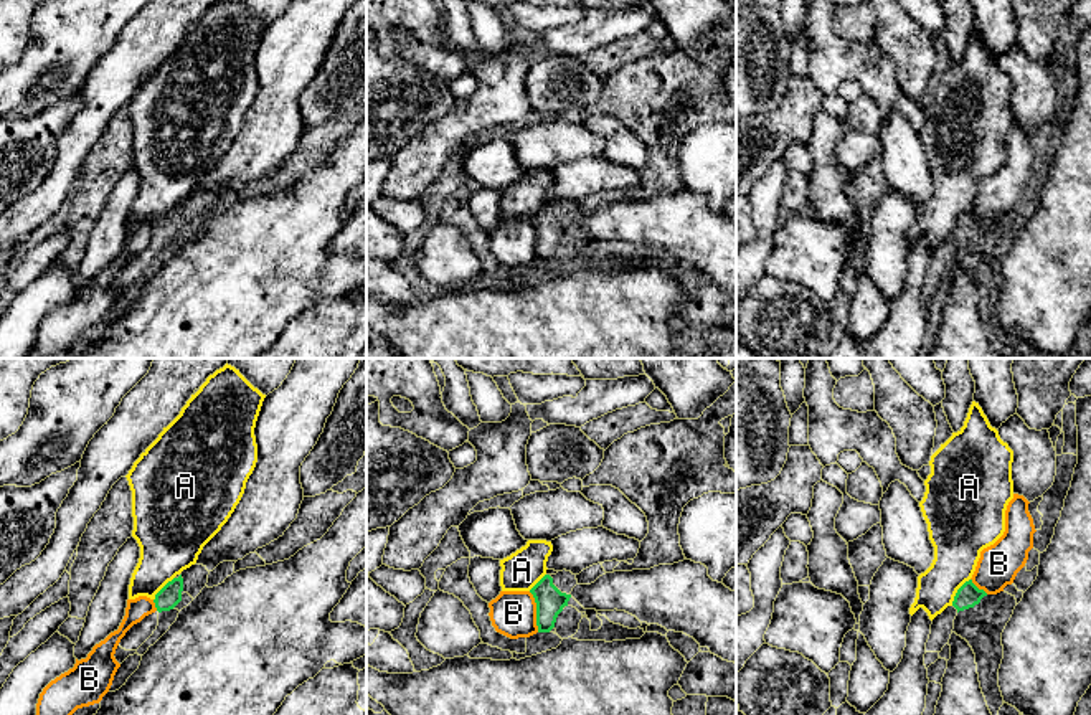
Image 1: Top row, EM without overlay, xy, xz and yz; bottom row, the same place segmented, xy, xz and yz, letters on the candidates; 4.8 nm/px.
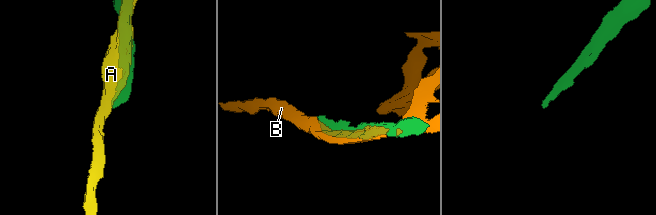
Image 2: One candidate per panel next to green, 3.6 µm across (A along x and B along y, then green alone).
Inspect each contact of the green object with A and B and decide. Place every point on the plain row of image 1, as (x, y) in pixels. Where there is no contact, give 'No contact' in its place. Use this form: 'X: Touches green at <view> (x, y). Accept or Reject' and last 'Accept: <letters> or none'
A: Touches green at yz (958, 222). Reject
B: Touches green at xz (537, 241). Reject
Accept: none

